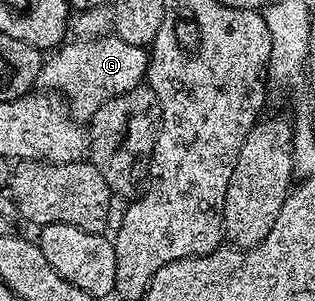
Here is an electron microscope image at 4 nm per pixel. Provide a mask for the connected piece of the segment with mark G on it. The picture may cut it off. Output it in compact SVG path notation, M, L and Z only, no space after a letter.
M114 37L79 39L62 44L39 70L39 83L58 93L69 104L71 116L89 121L99 114L101 105L129 89L140 86L147 77L148 48L129 45Z

